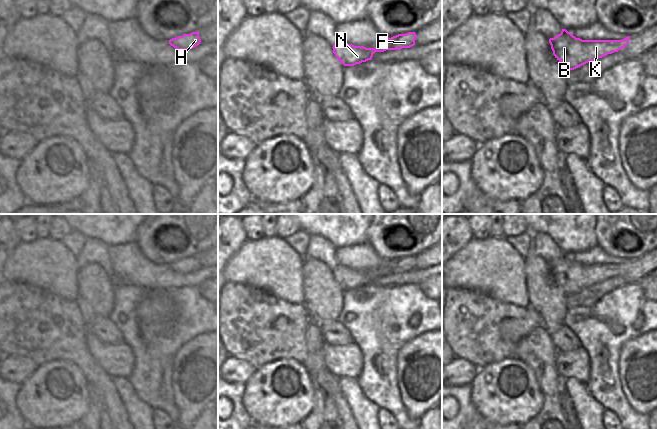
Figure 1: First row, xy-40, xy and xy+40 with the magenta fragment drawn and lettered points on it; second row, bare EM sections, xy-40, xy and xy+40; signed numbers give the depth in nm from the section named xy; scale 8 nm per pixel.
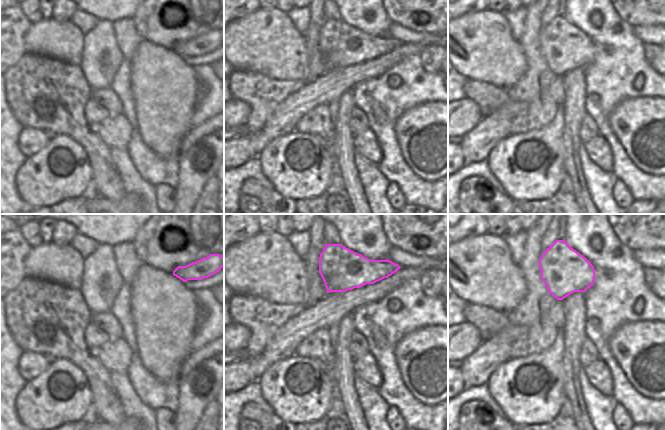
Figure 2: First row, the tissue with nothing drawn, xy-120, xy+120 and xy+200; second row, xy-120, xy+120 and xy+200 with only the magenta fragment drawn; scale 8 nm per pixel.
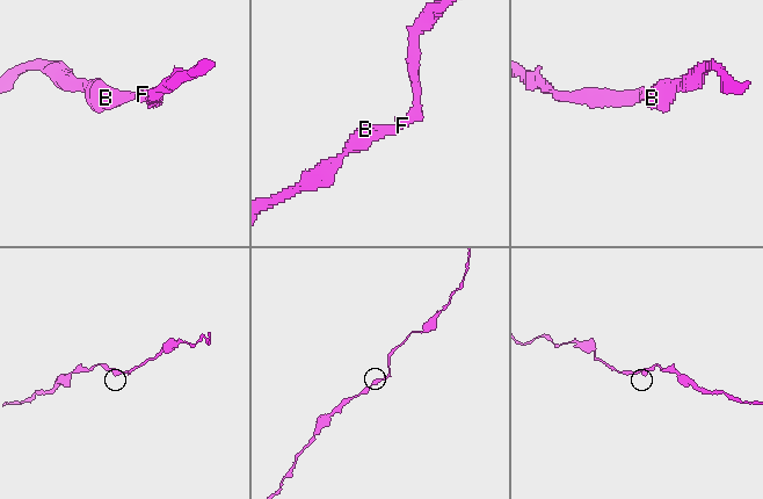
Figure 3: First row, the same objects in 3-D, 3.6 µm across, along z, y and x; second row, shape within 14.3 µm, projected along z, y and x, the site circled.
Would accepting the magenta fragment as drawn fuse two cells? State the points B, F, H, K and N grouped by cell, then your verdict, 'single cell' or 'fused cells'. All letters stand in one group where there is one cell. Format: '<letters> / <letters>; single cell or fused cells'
B F H K N; single cell

